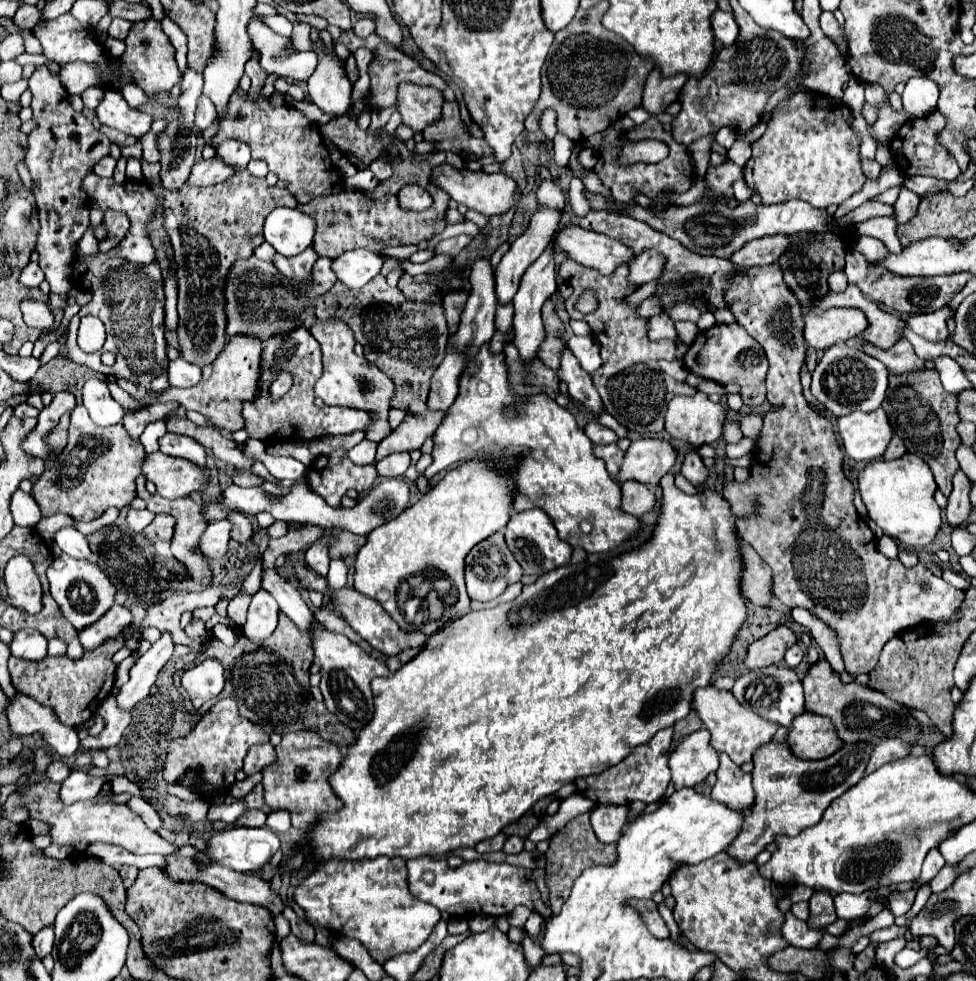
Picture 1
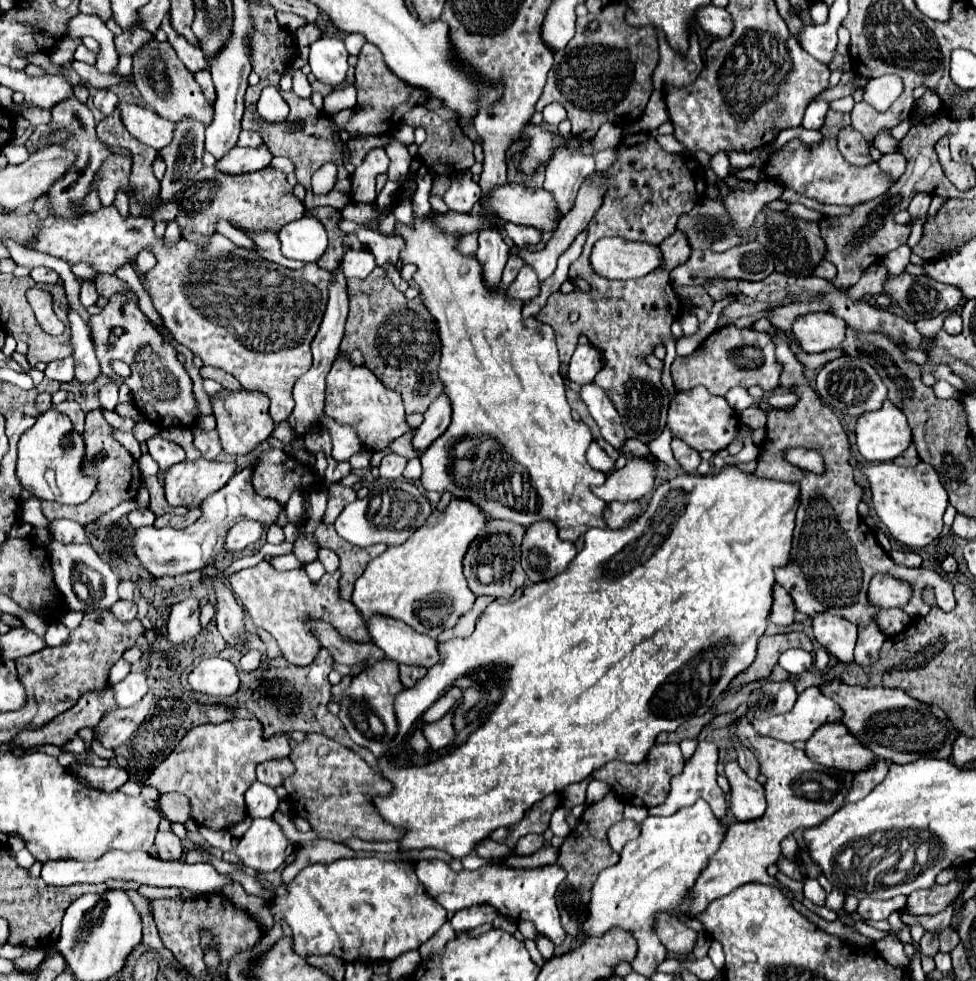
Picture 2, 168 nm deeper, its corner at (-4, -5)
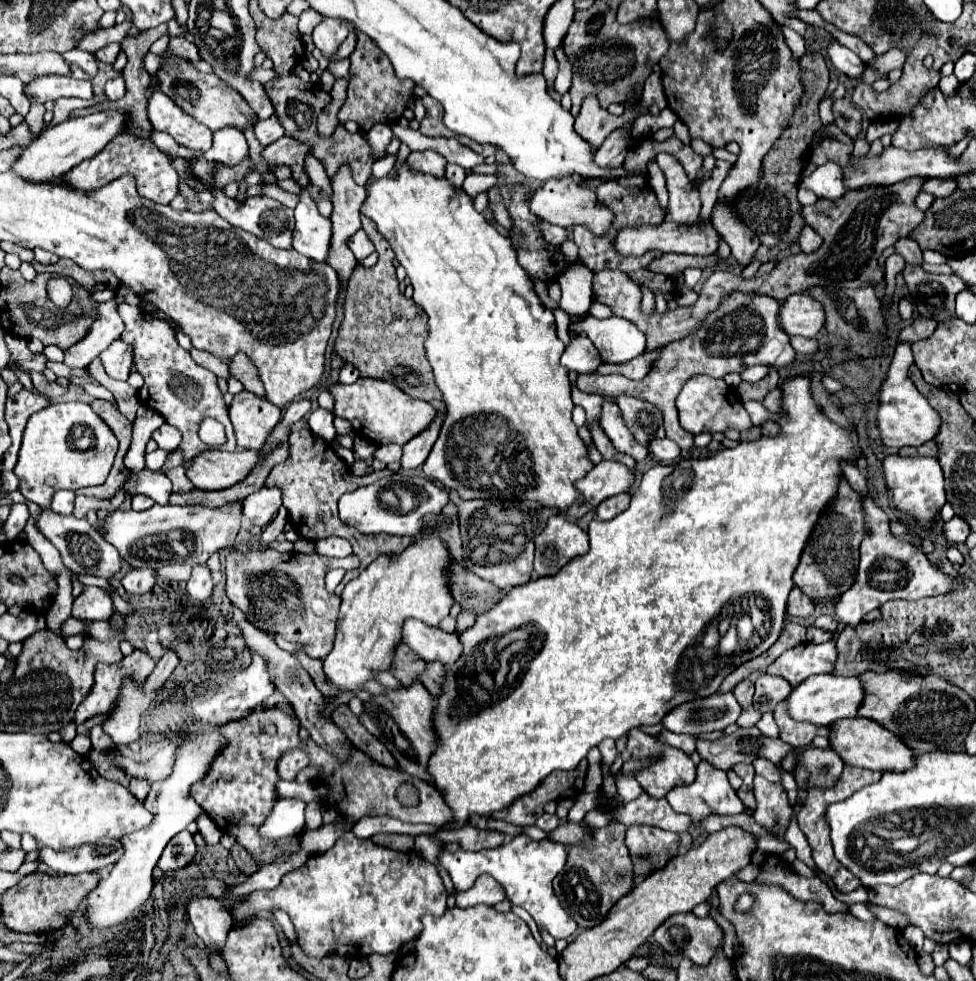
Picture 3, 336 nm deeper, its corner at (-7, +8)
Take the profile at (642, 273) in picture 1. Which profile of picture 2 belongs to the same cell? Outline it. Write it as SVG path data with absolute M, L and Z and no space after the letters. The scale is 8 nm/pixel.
M678 228L674 230L672 236L668 236L668 240L664 240L660 244L660 250L662 250L662 258L664 258L662 268L666 268L668 272L672 268L676 268L678 264L684 264L688 260L690 252L692 252L692 248L688 244L688 238Z

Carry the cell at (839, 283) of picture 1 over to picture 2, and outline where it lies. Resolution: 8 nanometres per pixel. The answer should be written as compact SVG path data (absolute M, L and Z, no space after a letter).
M822 260L822 262L820 262L820 268L816 268L816 276L832 282L834 276L836 276L836 268L834 268L828 260Z

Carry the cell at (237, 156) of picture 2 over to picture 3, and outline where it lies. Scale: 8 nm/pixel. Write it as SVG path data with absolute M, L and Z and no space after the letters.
M273 115L273 117L265 119L265 121L259 121L255 125L255 137L263 147L267 147L273 141L277 141L279 137L283 137L283 127L281 127L279 119L275 119L275 115Z

